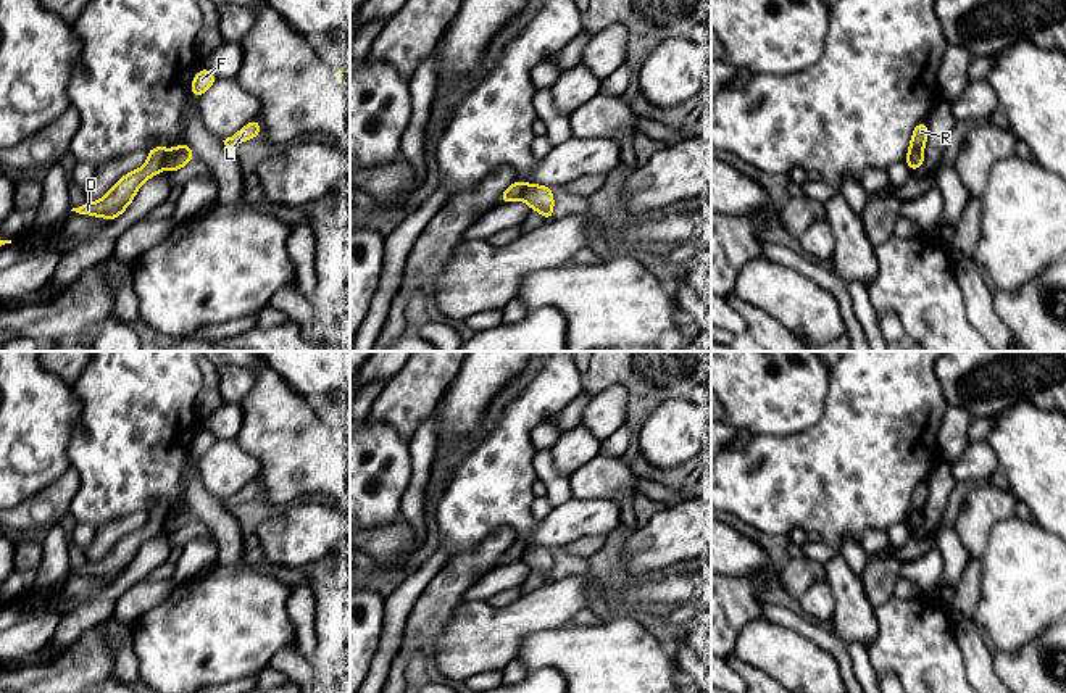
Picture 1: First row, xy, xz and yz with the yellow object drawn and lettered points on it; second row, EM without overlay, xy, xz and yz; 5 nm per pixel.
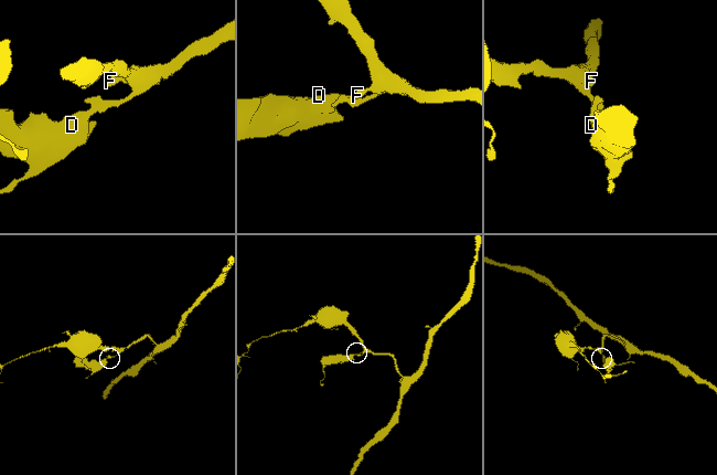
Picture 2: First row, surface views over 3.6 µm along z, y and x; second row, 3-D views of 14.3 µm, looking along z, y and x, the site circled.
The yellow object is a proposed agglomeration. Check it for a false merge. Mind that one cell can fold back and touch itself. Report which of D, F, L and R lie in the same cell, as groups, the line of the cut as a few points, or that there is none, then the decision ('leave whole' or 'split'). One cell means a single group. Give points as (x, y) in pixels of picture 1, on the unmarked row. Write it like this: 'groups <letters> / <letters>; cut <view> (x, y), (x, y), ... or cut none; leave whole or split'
groups D R / F L; cut xy (166, 511), (162, 527); split

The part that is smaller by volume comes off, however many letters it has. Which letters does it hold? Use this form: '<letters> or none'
D, R

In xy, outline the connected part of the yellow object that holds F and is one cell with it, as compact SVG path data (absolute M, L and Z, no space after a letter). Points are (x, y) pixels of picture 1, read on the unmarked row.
M202 429L192 445L190 445L190 454L197 459L200 459L211 446L213 443L218 440L218 437L214 437L210 430Z

